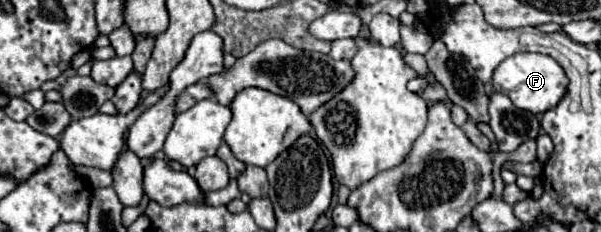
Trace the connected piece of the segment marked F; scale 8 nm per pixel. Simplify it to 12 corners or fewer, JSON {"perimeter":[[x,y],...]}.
{"perimeter":[[513,55],[493,89],[517,109],[557,107],[569,79],[549,55]]}

